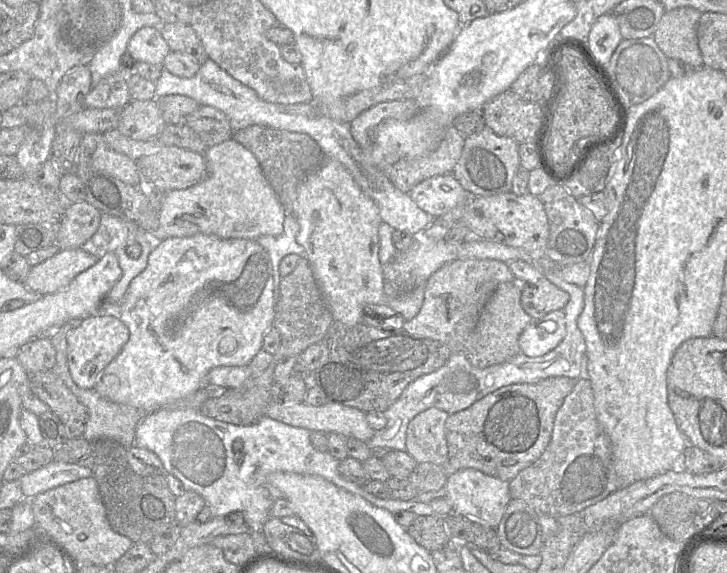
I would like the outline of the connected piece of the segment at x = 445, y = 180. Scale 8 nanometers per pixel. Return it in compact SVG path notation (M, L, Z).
M452 174L428 178L415 185L409 195L420 209L434 217L440 217L471 199Z

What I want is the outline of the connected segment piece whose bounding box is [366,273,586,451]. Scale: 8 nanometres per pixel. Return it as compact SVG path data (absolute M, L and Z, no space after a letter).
M543 273L542 277L547 278L569 295L569 301L563 309L566 335L553 350L540 357L528 357L519 352L504 363L486 368L474 367L464 353L452 353L442 367L411 382L401 396L383 412L387 423L383 429L376 431L373 437L366 442L367 446L405 451L406 431L409 422L429 408L437 408L452 415L468 408L487 394L510 384L536 383L557 376L579 379L581 361L586 354L585 339L578 328L578 318L584 307L584 287L568 283L555 274Z

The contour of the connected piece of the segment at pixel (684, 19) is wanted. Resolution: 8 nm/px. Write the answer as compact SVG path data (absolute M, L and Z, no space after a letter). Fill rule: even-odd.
M692 7L664 13L653 38L668 58L680 60L694 68L704 66L697 36L701 15L699 10Z

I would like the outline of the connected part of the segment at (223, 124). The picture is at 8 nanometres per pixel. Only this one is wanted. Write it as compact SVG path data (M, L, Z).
M200 105L186 117L183 124L191 128L207 148L231 139L234 133L225 113L207 105Z

